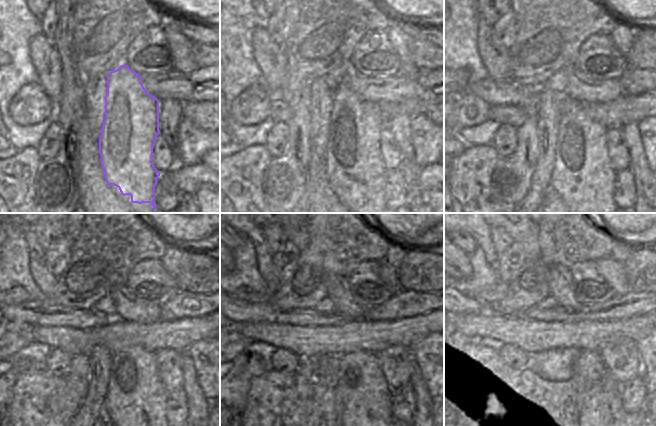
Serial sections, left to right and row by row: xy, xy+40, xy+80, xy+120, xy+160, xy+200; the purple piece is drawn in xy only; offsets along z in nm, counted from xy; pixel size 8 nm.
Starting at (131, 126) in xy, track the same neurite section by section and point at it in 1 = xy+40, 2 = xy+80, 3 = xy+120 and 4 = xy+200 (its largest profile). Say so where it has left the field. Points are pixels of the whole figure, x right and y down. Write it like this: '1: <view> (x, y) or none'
1: xy+40 (354, 161)
2: xy+80 (582, 165)
3: xy+120 (135, 390)
4: xy+200 (593, 403)

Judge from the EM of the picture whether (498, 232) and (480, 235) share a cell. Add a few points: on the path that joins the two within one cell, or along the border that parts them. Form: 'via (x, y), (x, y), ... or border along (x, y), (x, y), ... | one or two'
border along (490, 227), (490, 239), (497, 256) | two

